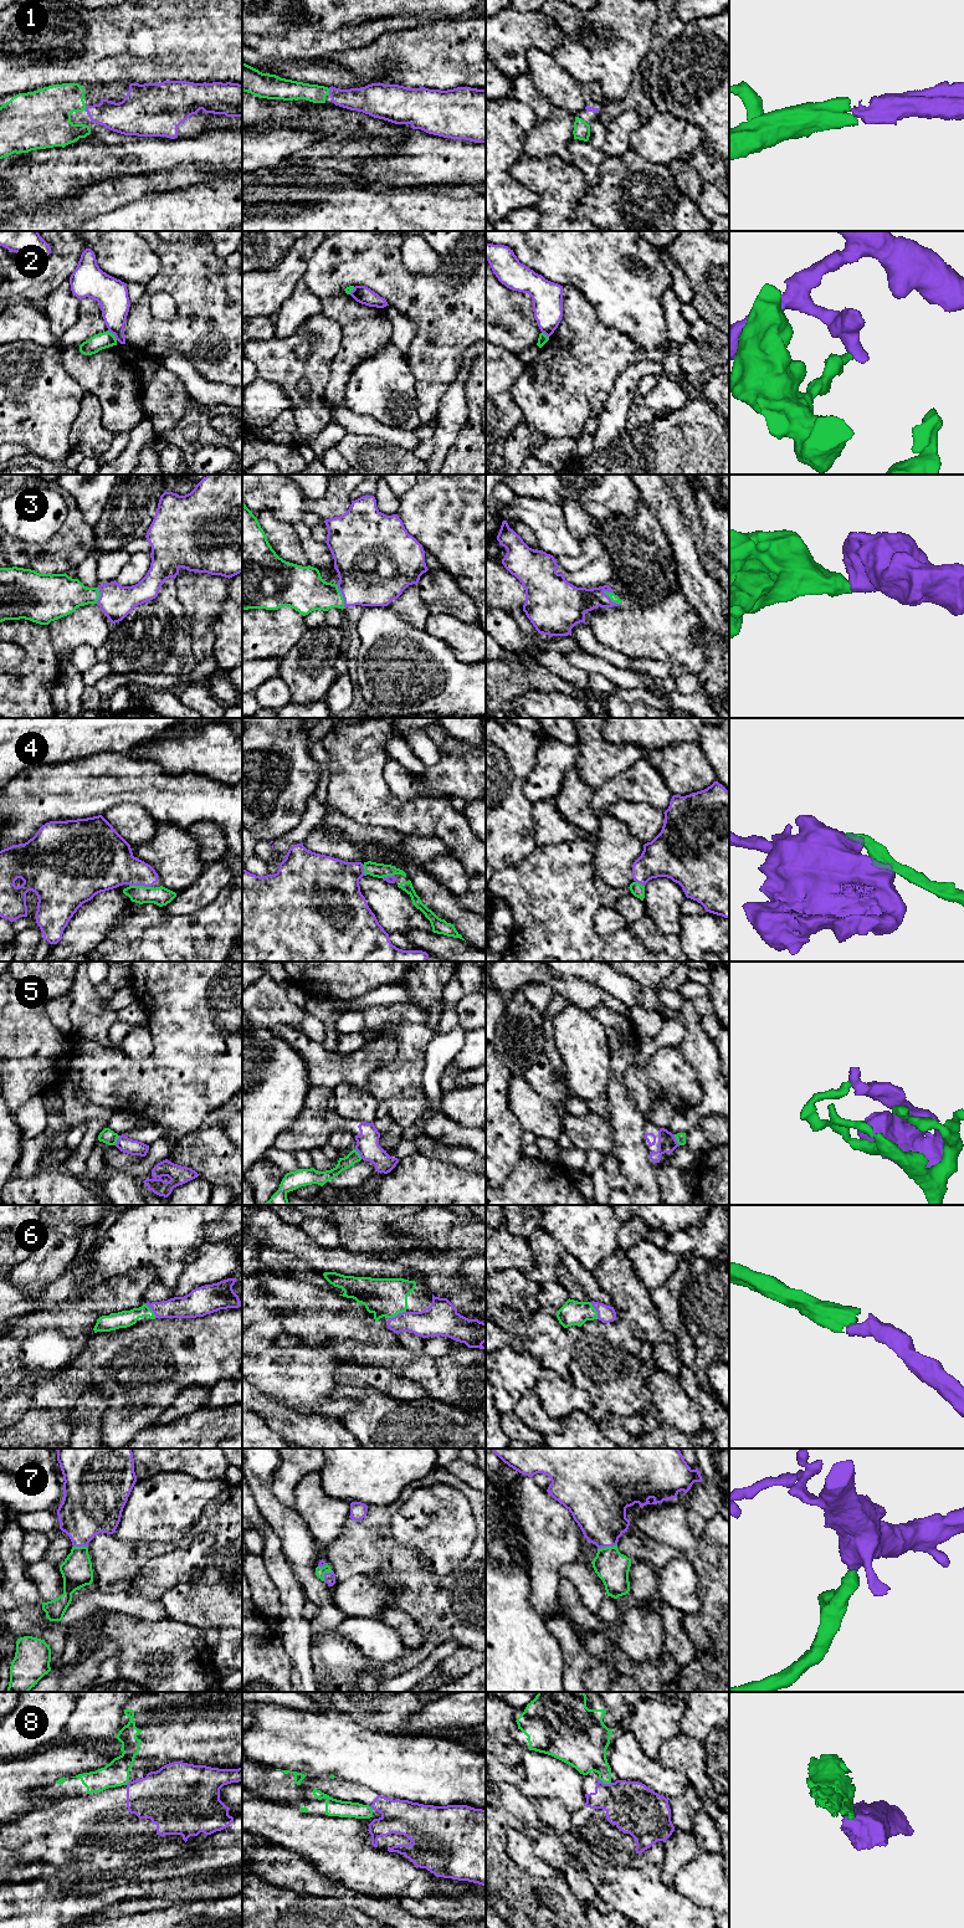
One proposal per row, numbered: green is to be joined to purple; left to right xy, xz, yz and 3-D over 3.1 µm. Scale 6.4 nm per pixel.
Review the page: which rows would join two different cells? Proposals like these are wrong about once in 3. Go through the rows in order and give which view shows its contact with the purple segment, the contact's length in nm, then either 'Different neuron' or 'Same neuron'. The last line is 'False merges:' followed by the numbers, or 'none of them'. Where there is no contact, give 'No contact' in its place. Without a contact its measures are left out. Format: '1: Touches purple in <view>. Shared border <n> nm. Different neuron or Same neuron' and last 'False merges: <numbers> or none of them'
1: Touches purple in xz. Shared border 50 nm. Same neuron
2: Touches purple in xy. Shared border 90 nm. Different neuron
3: Touches purple in yz. Shared border 150 nm. Same neuron
4: Touches purple in xy. Shared border 140 nm. Same neuron
5: Touches purple in yz. Shared border 80 nm. Different neuron
6: Touches purple in xz. Shared border 120 nm. Same neuron
7: Touches purple in yz. Shared border 130 nm. Same neuron
8: Touches purple in yz. Shared border 90 nm. Different neuron
False merges: 2, 5, 8

